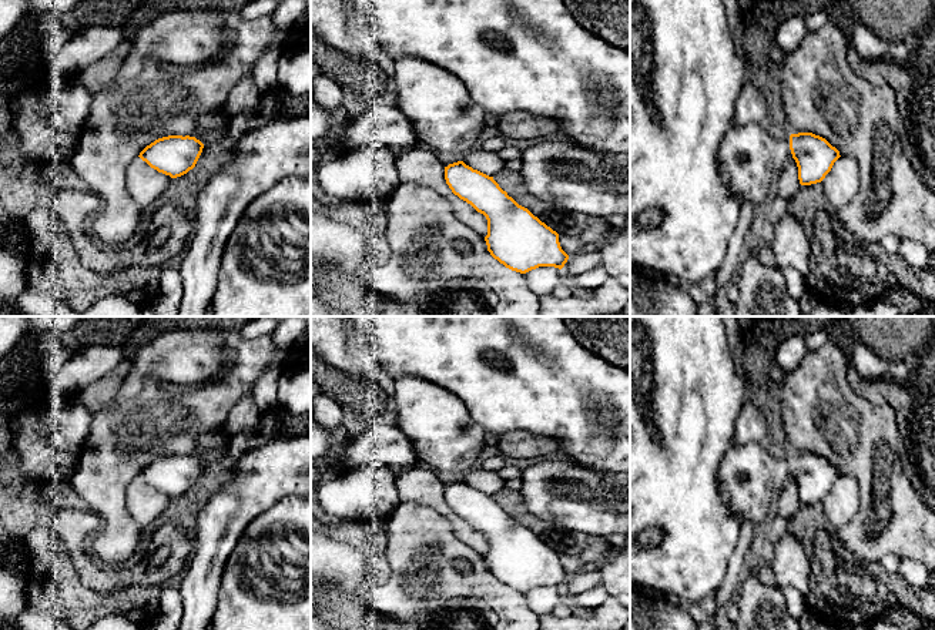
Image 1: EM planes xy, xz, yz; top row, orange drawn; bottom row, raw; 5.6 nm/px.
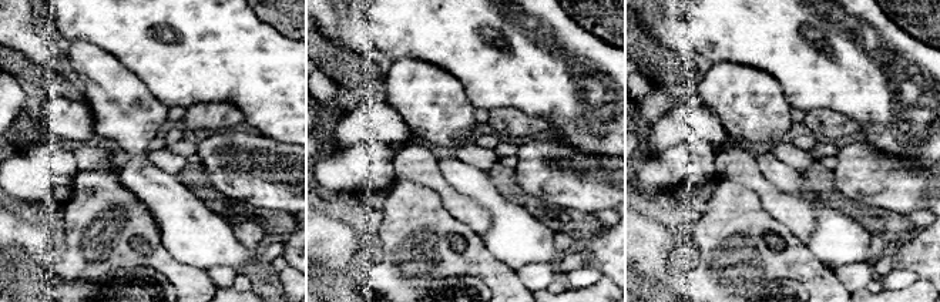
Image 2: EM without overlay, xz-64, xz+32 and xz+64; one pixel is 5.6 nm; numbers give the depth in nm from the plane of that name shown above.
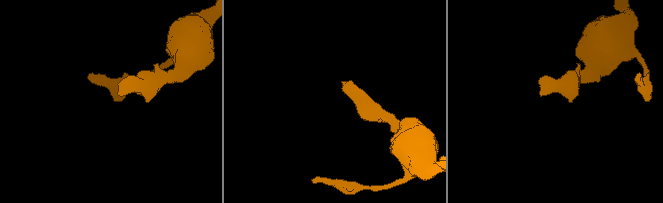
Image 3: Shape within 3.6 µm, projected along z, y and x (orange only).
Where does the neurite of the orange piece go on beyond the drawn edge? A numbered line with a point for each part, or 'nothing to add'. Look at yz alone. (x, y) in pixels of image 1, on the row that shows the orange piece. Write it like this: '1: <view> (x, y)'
1: yz (750, 158)

